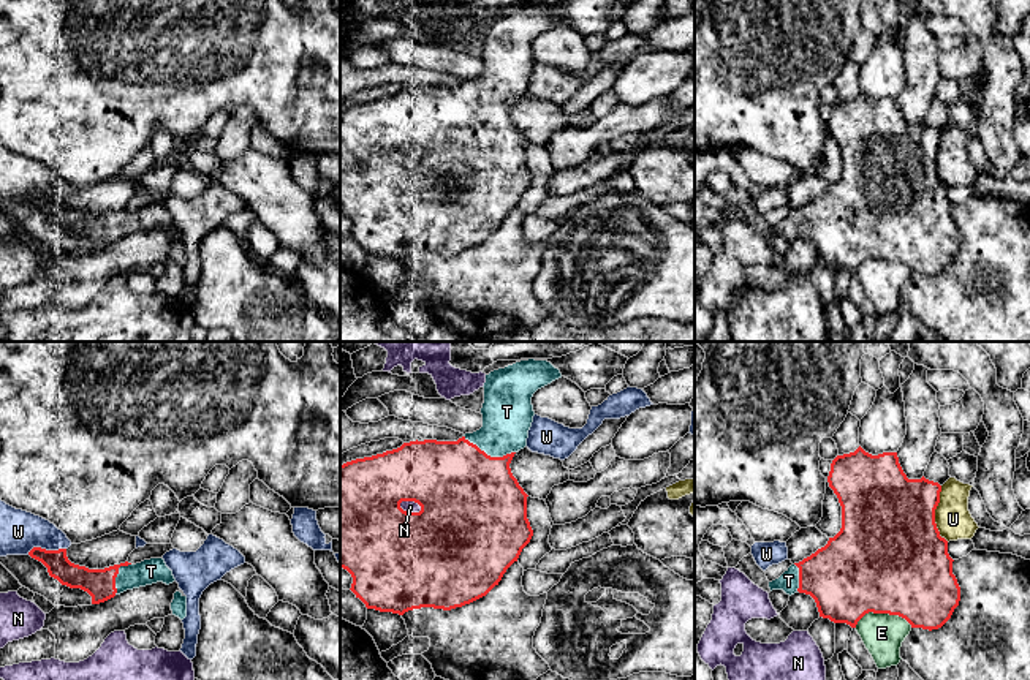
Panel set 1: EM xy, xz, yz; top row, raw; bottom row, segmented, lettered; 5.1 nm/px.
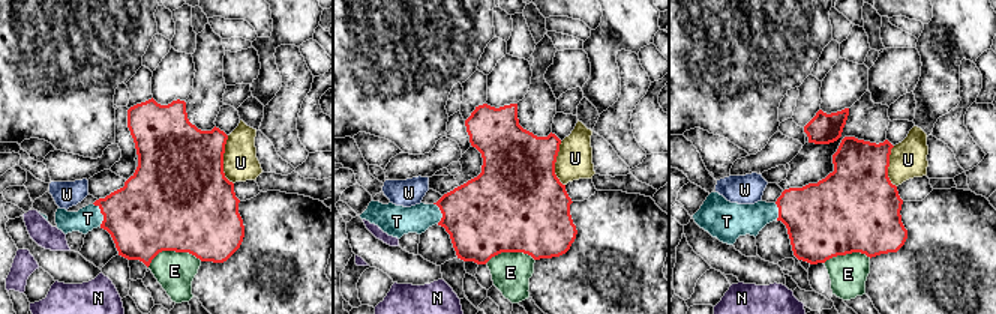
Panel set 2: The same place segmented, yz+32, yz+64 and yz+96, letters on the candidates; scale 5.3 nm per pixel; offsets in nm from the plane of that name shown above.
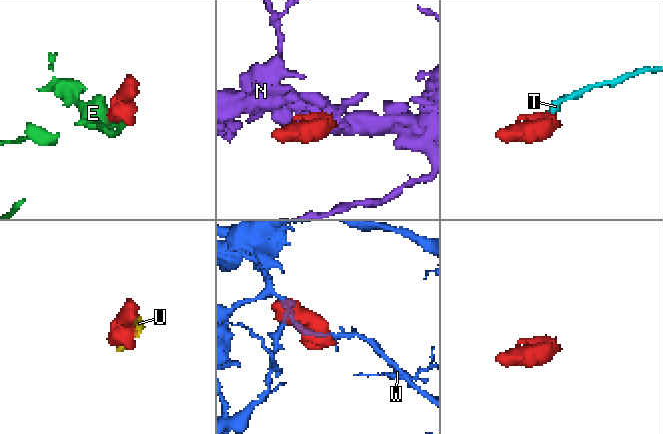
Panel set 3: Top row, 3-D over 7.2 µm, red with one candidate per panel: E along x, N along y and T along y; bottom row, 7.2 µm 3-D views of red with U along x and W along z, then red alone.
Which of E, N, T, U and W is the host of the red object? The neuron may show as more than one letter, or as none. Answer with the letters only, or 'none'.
T

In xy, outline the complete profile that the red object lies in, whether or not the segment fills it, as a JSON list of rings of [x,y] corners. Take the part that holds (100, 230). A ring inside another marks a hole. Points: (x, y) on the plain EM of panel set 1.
[[[33,193],[28,201],[41,207],[51,223],[70,234],[81,234],[92,242],[92,250],[104,248],[127,236],[163,228],[172,229],[176,225],[163,204],[150,204],[131,210],[128,207],[104,215],[89,215],[74,210],[66,202],[66,195],[46,196]]]

